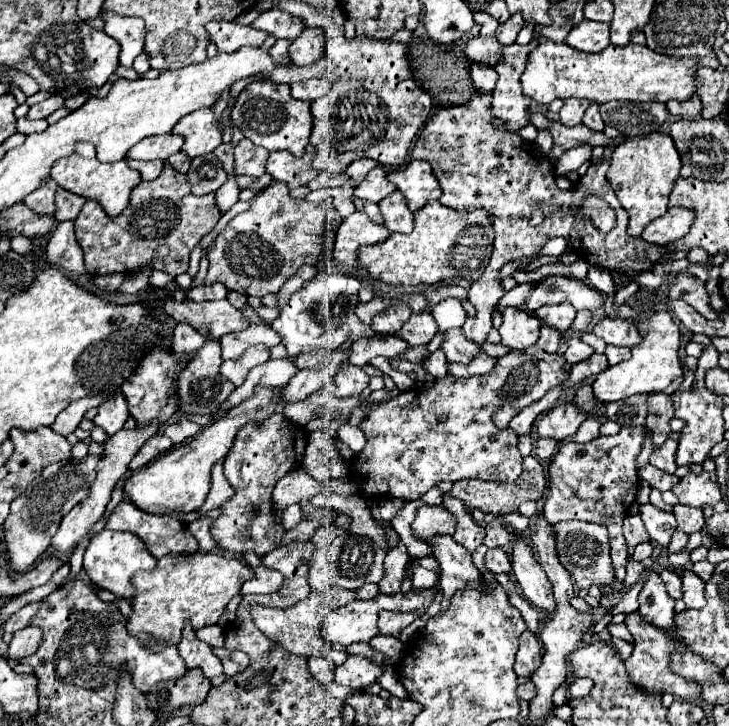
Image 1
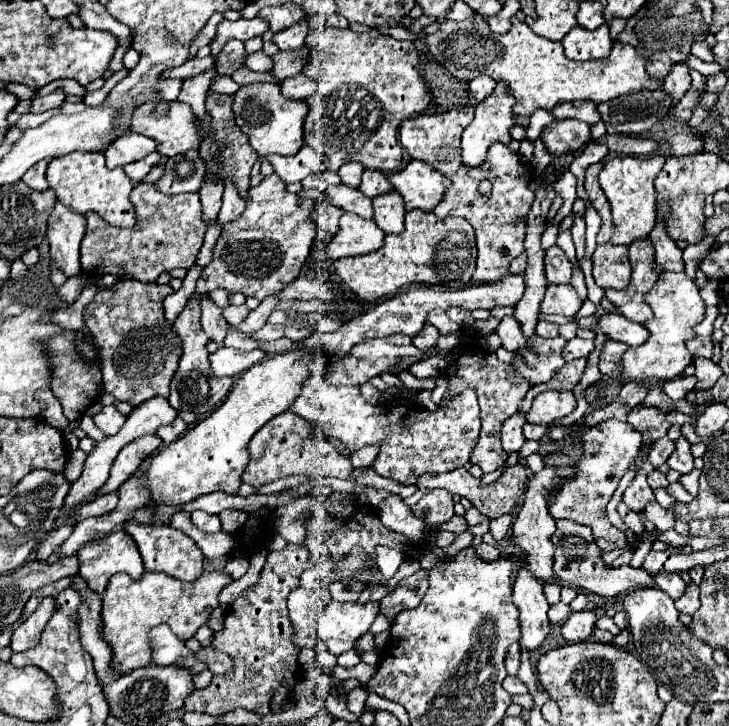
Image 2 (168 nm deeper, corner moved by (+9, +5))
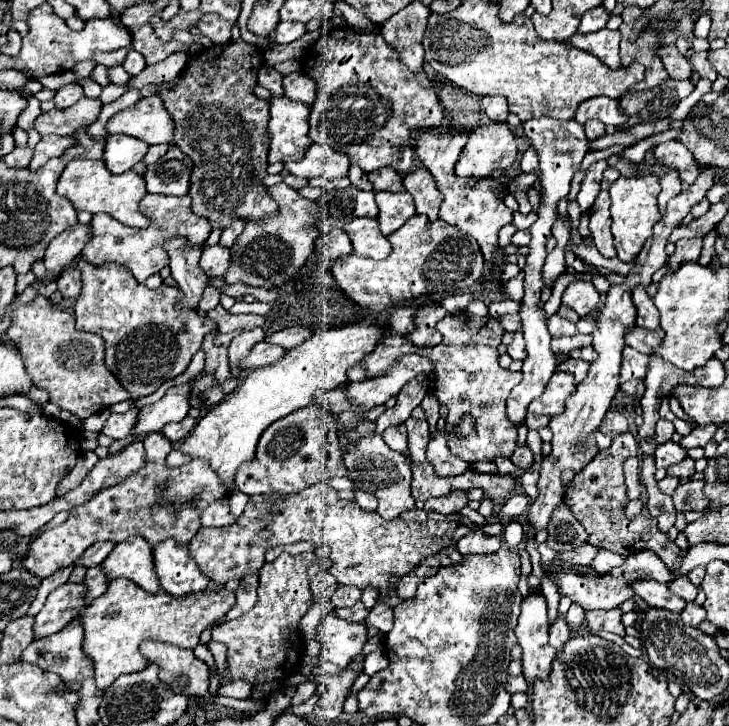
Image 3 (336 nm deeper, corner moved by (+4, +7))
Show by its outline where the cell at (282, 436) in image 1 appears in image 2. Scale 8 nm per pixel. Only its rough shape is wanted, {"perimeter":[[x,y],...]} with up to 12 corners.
{"perimeter":[[286,410],[250,442],[241,480],[350,478],[354,466]]}

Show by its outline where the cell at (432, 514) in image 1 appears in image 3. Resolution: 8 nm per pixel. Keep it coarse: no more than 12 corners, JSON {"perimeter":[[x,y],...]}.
{"perimeter":[[465,490],[425,502],[425,510],[455,514],[469,504]]}

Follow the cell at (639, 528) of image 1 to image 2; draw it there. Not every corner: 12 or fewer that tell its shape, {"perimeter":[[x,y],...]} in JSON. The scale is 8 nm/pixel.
{"perimeter":[[650,446],[642,450],[636,478],[622,500],[632,512],[642,514],[654,502],[646,476],[654,470],[646,460]]}

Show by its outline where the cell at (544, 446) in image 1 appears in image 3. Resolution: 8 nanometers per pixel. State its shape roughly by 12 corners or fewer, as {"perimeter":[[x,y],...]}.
{"perimeter":[[527,414],[525,424],[537,430],[549,424],[549,416]]}

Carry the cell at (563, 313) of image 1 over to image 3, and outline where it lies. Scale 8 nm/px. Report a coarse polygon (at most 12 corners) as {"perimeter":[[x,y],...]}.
{"perimeter":[[591,282],[567,286],[563,304],[579,316],[599,306],[599,292]]}

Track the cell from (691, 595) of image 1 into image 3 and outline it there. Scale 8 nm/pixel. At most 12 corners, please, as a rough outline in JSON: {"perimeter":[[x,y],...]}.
{"perimeter":[[689,602],[681,612],[681,622],[699,628],[705,622],[705,610]]}

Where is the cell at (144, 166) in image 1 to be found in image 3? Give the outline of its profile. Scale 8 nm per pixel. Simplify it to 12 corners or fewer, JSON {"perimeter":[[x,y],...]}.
{"perimeter":[[167,144],[149,146],[145,164],[153,164],[167,152]]}

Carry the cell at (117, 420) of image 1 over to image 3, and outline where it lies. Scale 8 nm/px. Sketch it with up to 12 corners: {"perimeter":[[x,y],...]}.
{"perimeter":[[137,408],[111,414],[103,434],[115,440],[127,438],[137,424]]}

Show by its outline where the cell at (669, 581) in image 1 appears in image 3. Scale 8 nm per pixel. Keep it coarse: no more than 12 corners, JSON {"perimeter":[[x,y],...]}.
{"perimeter":[[687,576],[669,582],[673,594],[685,602],[693,602],[697,586]]}

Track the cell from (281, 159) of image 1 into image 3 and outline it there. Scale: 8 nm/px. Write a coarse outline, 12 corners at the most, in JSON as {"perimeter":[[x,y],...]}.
{"perimeter":[[313,144],[303,160],[285,170],[311,180],[347,176],[351,160],[329,146]]}

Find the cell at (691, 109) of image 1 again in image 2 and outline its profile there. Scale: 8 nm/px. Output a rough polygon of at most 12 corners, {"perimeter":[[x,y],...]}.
{"perimeter":[[686,64],[672,66],[664,92],[676,104],[690,90]]}

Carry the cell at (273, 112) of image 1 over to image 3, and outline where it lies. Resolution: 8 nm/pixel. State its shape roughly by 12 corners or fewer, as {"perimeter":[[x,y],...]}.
{"perimeter":[[271,98],[269,164],[311,146],[309,106]]}

